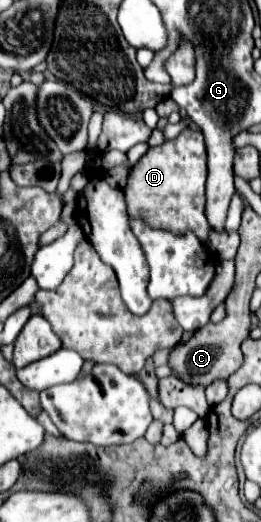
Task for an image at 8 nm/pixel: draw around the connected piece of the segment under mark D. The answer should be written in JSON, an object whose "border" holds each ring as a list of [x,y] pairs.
{"border":[[[184,129],[176,139],[160,147],[150,147],[128,173],[124,199],[128,217],[144,219],[150,227],[160,227],[172,233],[196,233],[208,245],[210,225],[204,215],[204,185],[206,185],[206,145],[200,131]]]}

